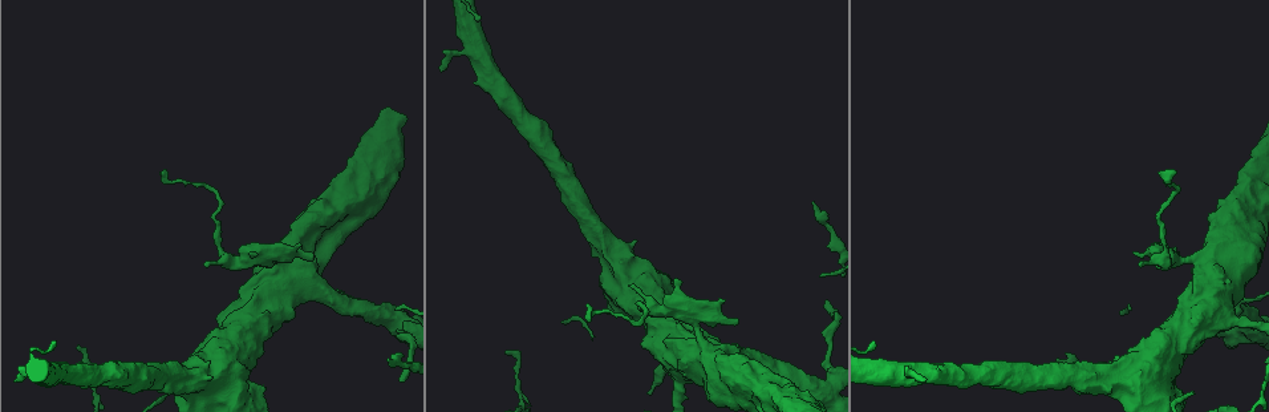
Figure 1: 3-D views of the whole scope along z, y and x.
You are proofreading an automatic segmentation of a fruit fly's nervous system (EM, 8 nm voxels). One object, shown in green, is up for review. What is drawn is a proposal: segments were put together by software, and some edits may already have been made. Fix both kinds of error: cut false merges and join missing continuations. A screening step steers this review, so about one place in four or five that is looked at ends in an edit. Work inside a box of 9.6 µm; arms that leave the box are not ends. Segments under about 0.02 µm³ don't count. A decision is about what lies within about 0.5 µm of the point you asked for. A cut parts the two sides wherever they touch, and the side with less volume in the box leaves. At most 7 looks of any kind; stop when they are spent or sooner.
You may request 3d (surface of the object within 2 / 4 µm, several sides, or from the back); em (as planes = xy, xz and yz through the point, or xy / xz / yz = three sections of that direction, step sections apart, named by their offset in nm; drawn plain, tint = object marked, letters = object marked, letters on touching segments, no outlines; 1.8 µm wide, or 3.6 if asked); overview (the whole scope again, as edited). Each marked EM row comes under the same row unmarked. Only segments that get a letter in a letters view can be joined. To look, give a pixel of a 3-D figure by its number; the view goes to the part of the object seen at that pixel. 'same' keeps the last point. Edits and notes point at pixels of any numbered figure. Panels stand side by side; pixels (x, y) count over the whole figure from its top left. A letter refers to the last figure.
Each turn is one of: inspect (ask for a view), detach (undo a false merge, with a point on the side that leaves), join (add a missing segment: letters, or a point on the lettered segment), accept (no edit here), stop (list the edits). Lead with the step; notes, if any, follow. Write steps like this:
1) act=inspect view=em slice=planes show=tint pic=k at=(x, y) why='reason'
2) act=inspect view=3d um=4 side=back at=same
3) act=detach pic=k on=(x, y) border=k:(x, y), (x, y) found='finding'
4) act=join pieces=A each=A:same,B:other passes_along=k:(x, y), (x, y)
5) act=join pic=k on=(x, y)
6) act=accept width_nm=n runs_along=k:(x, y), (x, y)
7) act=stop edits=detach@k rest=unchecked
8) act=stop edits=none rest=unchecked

act=inspect view=em um=3.6 slice=xy step=16 show=letters pic=1 at=(1231, 321) why='thick turns thin'

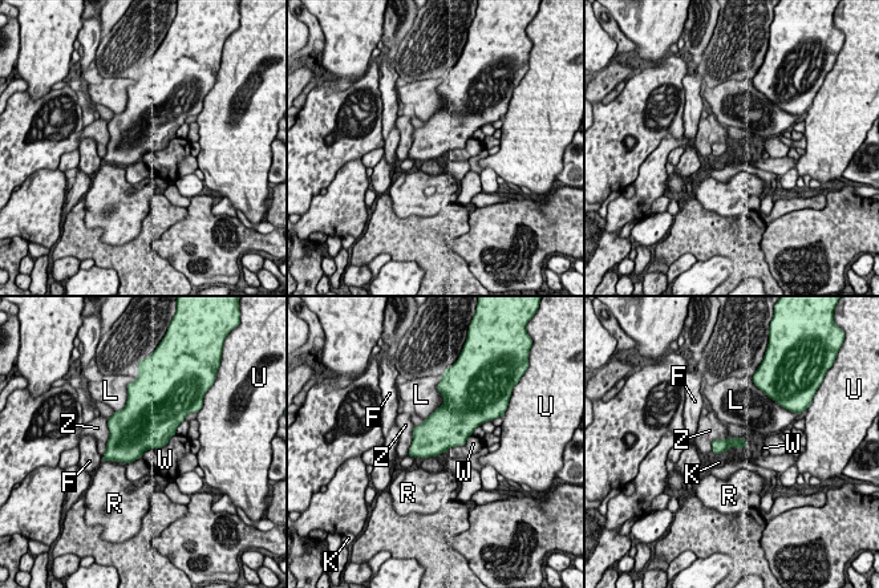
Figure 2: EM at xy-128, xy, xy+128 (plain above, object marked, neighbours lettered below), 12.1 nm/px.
act=inspect view=em um=3.6 slice=planes show=letters at=same

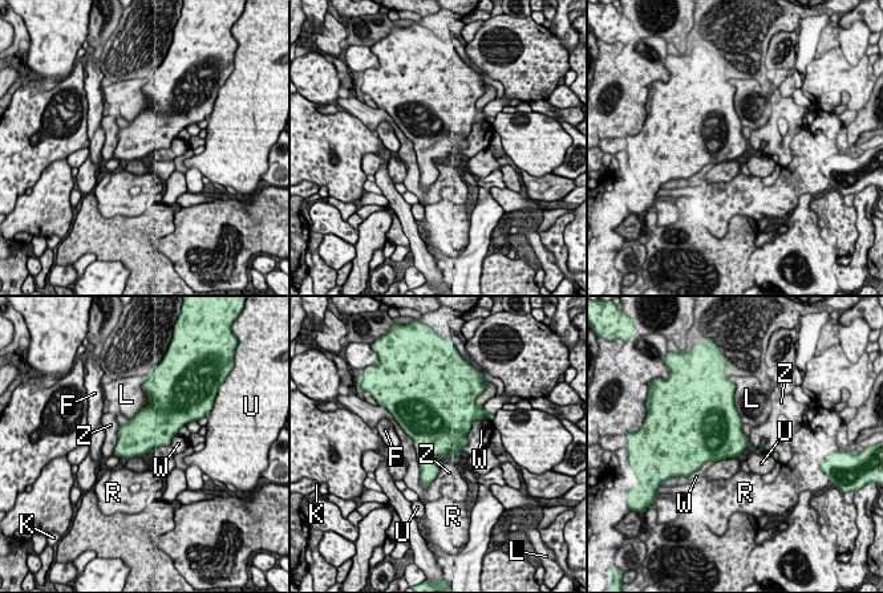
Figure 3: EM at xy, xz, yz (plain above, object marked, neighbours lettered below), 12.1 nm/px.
act=accept width_nm=440 each=F:other,K:other,L:other,R:other,U:other,W:other,Z:other border=3:(476, 418), (460, 450) found='continuous, no second neuron'

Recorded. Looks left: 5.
act=inspect view=em slice=planes show=letters pic=1 at=(822, 390) why='calibre changes'

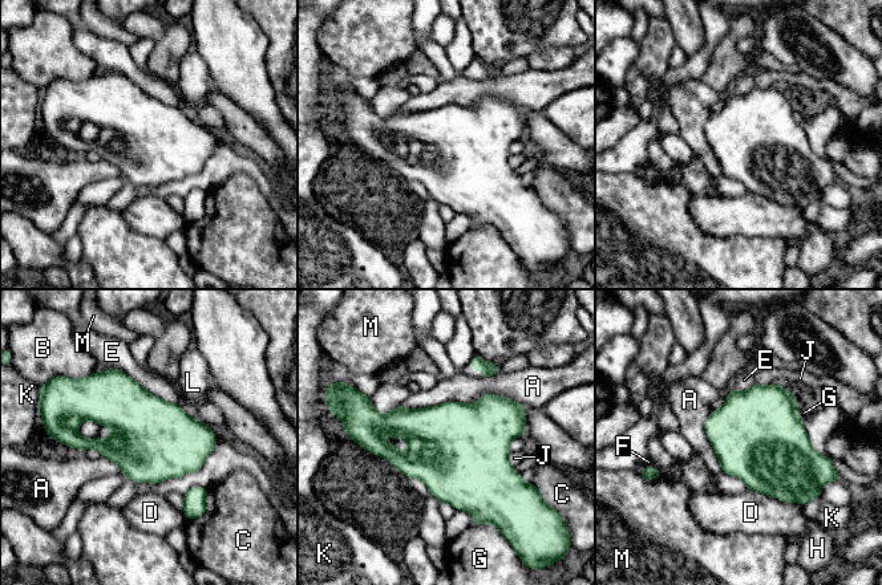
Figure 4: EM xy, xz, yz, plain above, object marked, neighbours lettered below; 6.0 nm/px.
act=accept width_nm=500 longest_contact=A:750nm each=A:other,B:other,C:other,D:other,E:other,F:other,G:other,H:other,J:other,K:other,L:other,M:other found='continuous, no second neuron'

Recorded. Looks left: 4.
act=inspect view=3d um=4 pic=1 at=(1177, 261) why='thick turns thin'

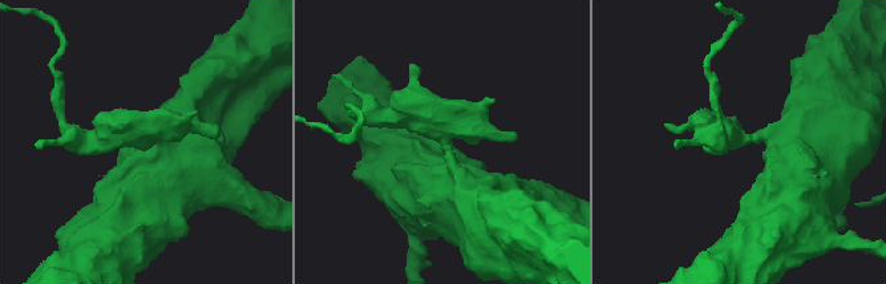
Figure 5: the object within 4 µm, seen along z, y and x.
act=inspect view=em slice=yz step=8 show=tint pic=5 at=(144, 138) why='need the tissue'

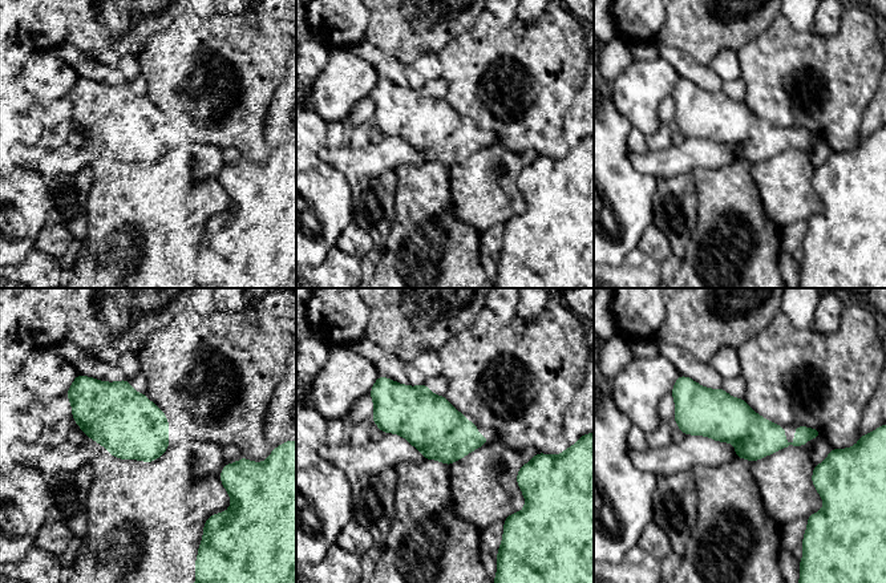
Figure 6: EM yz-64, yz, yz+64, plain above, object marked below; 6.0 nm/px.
act=inspect view=em slice=yz step=8 show=letters at=same why='what lies round it'

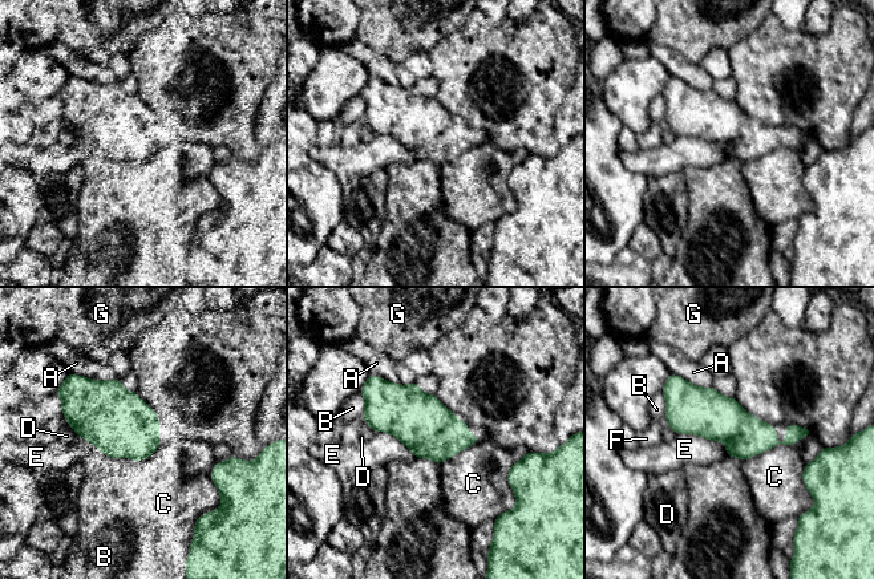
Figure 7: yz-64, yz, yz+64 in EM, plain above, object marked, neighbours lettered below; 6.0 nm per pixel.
act=accept each=A:other,B:other,C:other,D:other,E:other,F:other,G:other border=7:(676, 433), (720, 440), (728, 456) found='continuous, no second neuron'

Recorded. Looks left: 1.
act=stop edits=none rest=unchecked

